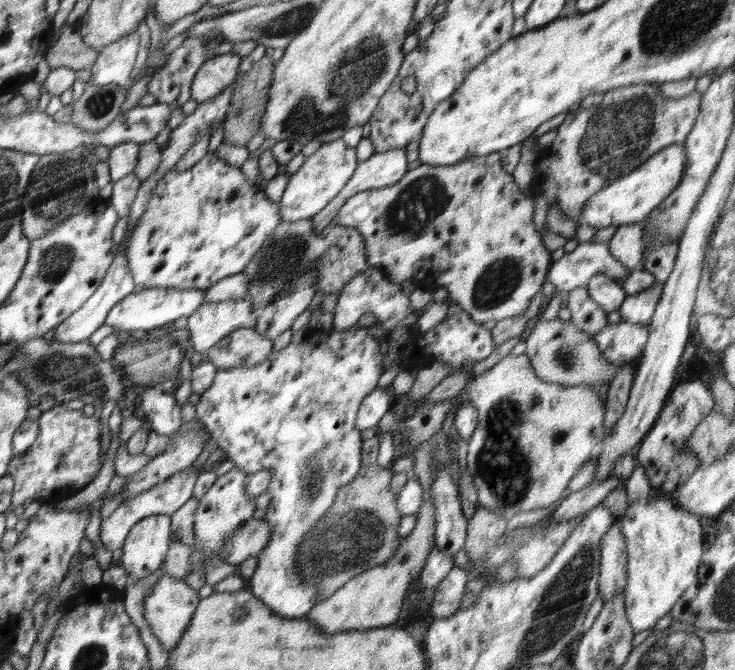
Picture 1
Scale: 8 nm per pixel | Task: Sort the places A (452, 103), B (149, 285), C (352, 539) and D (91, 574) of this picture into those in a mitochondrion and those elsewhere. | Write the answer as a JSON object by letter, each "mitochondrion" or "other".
{"A":"other","B":"other","C":"mitochondrion","D":"other"}

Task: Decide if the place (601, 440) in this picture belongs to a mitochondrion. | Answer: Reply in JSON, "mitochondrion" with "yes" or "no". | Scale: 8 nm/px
{"mitochondrion":"no"}

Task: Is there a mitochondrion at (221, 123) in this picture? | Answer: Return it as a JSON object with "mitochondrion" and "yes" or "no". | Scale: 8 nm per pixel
{"mitochondrion":"no"}

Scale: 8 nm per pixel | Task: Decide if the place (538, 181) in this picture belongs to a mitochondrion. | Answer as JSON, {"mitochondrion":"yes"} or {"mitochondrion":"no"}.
{"mitochondrion":"no"}

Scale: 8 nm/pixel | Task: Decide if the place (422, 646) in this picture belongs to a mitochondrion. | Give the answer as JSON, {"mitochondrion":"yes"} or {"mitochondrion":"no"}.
{"mitochondrion":"no"}

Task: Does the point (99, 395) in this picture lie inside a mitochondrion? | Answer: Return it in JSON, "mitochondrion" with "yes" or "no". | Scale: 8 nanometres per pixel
{"mitochondrion":"yes"}

